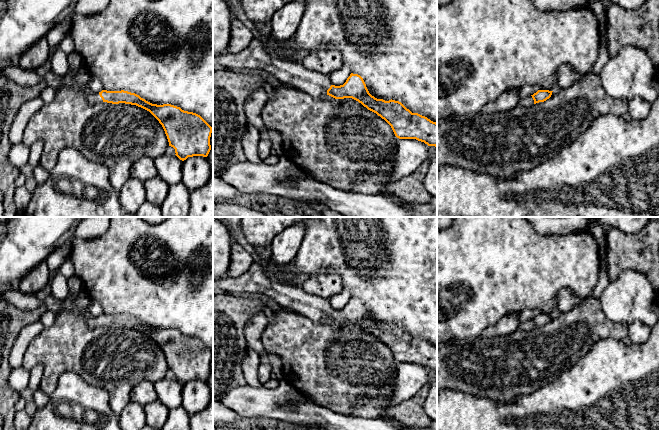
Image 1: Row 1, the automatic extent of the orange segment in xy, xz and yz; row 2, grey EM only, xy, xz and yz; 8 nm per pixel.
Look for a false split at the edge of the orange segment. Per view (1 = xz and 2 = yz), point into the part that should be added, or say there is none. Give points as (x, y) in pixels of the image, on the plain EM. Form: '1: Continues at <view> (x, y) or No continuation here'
1: Continues at xz (255, 280)
2: Continues at yz (527, 325)

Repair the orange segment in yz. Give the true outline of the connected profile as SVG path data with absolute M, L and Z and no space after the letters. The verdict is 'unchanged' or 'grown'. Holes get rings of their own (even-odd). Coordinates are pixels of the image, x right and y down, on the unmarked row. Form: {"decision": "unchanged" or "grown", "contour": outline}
{"decision": "grown", "contour": "M538 314L533 319L525 321L523 324L520 325L519 328L524 331L528 331L539 326L544 326L551 321L552 316L553 315L549 314Z"}

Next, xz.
{"decision": "grown", "contour": "M253 262L250 269L240 277L232 278L225 276L222 279L213 281L213 293L233 294L237 292L263 293L274 299L282 307L294 310L303 316L315 322L326 321L327 319L335 323L352 322L361 327L368 334L376 337L384 343L392 352L395 360L399 363L416 363L424 366L428 370L437 371L437 347L431 345L418 337L412 337L401 326L395 324L385 325L372 320L363 304L358 298L351 297L343 309L332 309L328 300L317 297L305 292L302 287L286 283L278 283L270 280L264 268L256 262Z"}

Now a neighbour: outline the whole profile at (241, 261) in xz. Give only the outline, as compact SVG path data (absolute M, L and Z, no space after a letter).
M238 243L231 244L231 261L227 276L240 277L247 272L254 262L253 257Z

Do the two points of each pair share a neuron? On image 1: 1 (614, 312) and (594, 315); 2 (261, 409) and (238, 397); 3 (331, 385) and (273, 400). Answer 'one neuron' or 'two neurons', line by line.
1: two neurons
2: one neuron
3: two neurons

